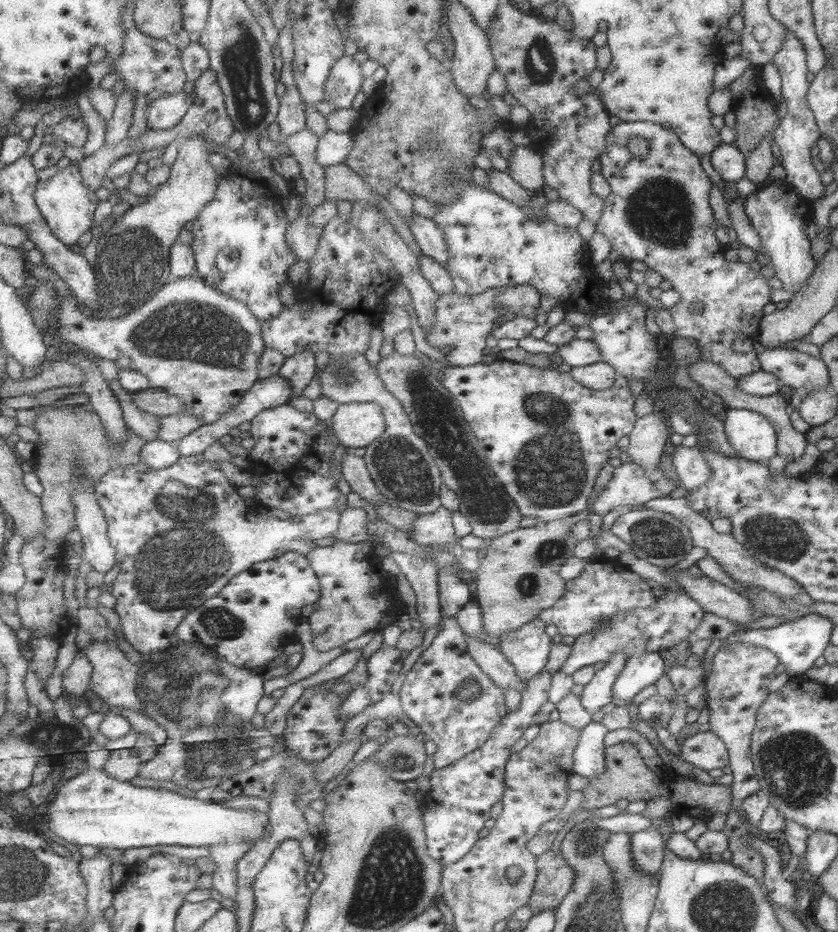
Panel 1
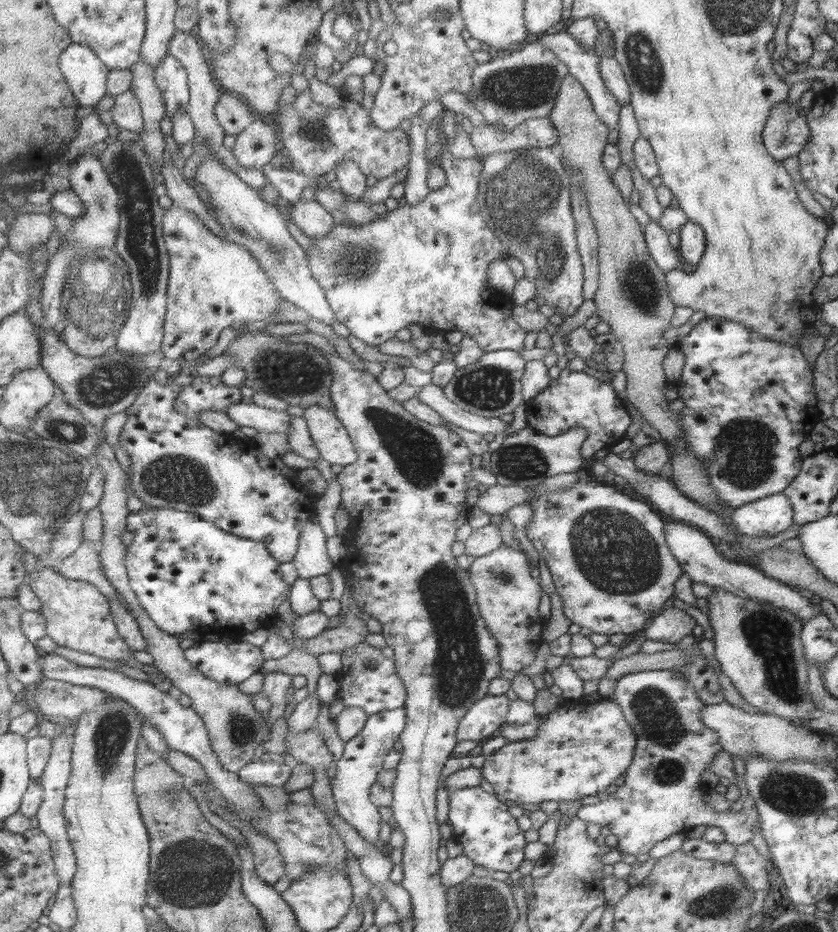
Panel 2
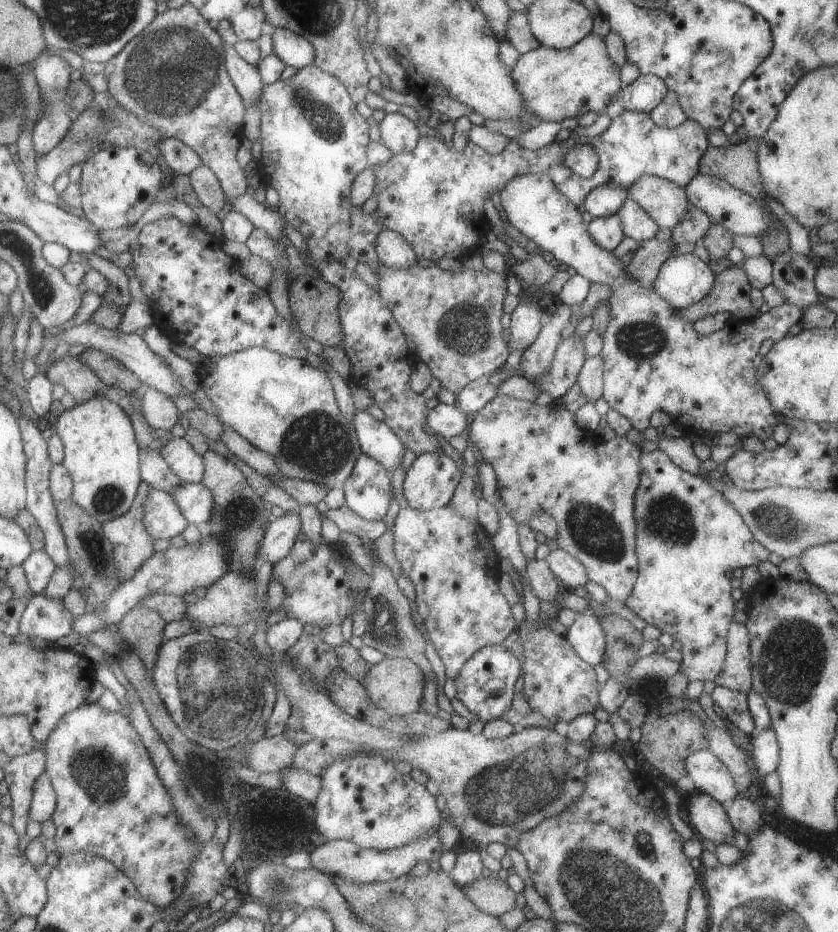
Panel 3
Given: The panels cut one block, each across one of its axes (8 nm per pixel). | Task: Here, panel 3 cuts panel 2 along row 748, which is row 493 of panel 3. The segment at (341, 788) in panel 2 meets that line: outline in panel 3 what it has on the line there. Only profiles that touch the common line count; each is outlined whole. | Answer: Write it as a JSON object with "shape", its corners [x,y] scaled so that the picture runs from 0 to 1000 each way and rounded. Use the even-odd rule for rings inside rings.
{"shape":[[[432,487],[420,512],[409,523],[412,541],[440,559],[458,558],[469,534],[469,506],[452,494]]]}

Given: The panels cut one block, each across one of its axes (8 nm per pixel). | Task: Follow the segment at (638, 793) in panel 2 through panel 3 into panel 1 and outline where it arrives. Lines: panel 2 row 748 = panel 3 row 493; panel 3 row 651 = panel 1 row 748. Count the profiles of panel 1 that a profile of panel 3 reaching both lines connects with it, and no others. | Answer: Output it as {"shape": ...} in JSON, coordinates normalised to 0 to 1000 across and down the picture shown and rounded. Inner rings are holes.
{"shape":[[[846,785],[819,791],[809,812],[841,828],[869,822],[869,808],[864,797]]]}

